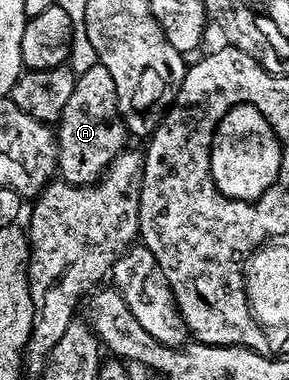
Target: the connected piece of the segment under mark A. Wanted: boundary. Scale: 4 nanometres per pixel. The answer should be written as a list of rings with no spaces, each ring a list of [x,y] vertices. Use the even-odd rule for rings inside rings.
[[[99,62],[76,75],[69,105],[61,113],[57,124],[57,146],[59,148],[58,174],[64,183],[86,185],[103,176],[103,170],[128,146],[129,132],[119,114],[117,85],[109,77],[109,69]]]

